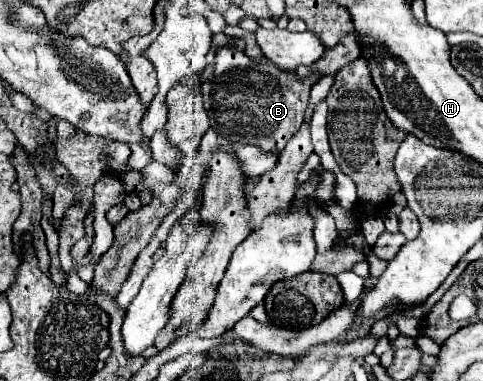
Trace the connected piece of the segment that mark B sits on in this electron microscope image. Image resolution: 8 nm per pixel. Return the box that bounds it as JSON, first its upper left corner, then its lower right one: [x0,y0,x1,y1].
[202,47,320,153]

